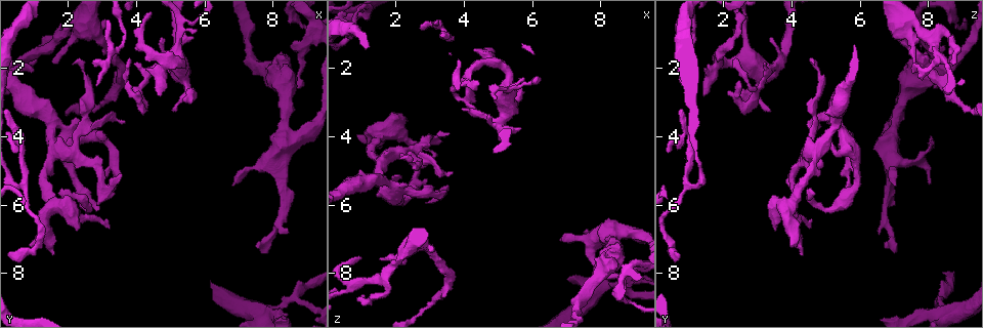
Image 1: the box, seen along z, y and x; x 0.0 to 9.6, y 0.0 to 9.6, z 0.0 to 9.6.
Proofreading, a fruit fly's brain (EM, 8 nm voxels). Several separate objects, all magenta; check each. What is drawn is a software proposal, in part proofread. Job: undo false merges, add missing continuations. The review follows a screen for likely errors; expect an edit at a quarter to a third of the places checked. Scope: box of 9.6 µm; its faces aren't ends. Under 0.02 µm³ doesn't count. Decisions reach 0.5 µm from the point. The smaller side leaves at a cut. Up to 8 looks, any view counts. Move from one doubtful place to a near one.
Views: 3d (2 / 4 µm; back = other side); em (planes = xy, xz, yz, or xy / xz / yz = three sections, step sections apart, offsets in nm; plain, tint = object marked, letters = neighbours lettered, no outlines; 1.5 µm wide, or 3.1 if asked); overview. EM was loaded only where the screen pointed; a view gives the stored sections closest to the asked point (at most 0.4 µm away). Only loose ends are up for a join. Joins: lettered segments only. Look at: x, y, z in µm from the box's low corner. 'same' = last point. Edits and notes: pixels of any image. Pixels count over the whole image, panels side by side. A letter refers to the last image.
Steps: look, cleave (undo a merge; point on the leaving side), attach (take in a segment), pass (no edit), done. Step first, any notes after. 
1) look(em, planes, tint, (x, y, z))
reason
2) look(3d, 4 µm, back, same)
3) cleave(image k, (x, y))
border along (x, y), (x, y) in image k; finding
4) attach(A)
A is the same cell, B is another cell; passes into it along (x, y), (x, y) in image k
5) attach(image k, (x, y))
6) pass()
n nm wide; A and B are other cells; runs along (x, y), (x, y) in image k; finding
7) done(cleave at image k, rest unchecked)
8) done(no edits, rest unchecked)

look(em, planes, tint, (5.30, 0.85, 2.60))
a narrow waist

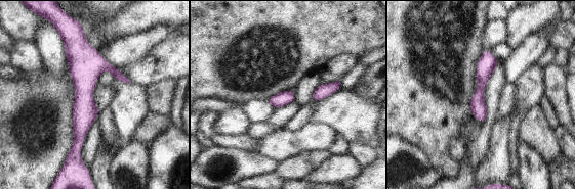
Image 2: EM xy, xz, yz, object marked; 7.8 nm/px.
look(em, planes, letters, same)

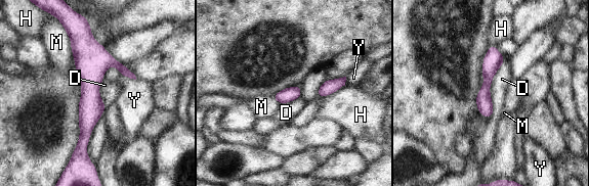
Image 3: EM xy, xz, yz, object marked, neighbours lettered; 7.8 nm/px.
pass()
120 nm wide; D, H, M and Y are other cells; border along (502, 64), (495, 74), (490, 89) in image 3; all the same neuron

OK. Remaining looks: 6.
look(3d, 4 µm, (2.80, 1.90, 0.90))
free end

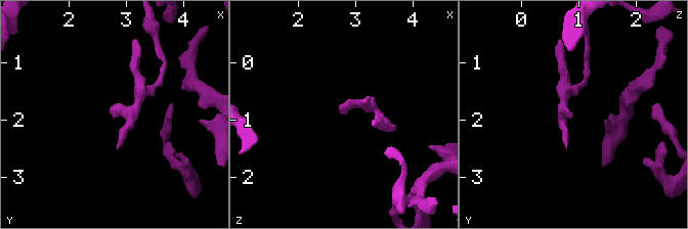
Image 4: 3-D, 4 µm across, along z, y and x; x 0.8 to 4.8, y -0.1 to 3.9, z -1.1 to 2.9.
look(em, planes, letters, (2.75, 1.95, 0.90))

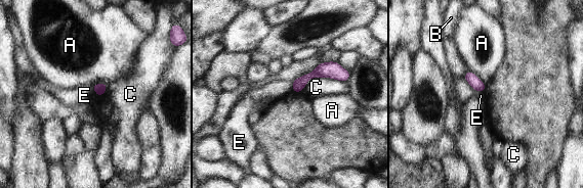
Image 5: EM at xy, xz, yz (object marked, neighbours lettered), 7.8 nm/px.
pass()
90 nm wide; A, B, C and E are other cells; border along (291, 82), (292, 91) in image 5; none of them fits

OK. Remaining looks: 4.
look(3d, 4 µm, (0.70, 5.40, 0.90))
abrupt turn

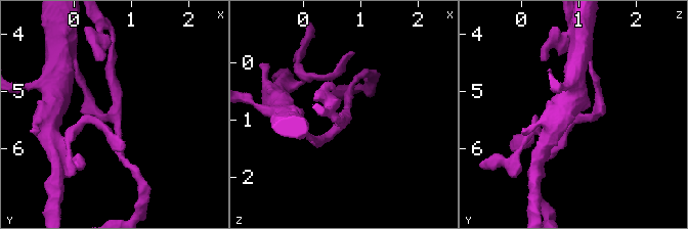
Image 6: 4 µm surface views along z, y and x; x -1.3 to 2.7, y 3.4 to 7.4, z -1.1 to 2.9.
look(em, yz, step 8, tint, (0.70, 5.40, 0.90))
3 arms; shape alone is not enough

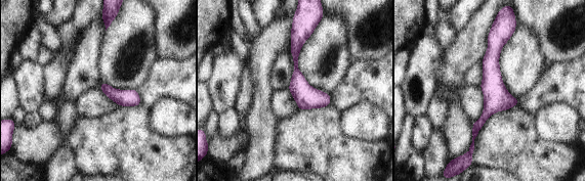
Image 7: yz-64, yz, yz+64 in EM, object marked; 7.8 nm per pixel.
look(em, yz, step 8, letters, same)

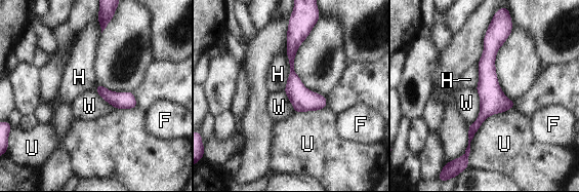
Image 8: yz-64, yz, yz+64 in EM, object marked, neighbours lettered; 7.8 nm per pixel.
pass()
F, H, U and W are other cells; all the same neuron

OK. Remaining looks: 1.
done(no edits, rest unchecked)

